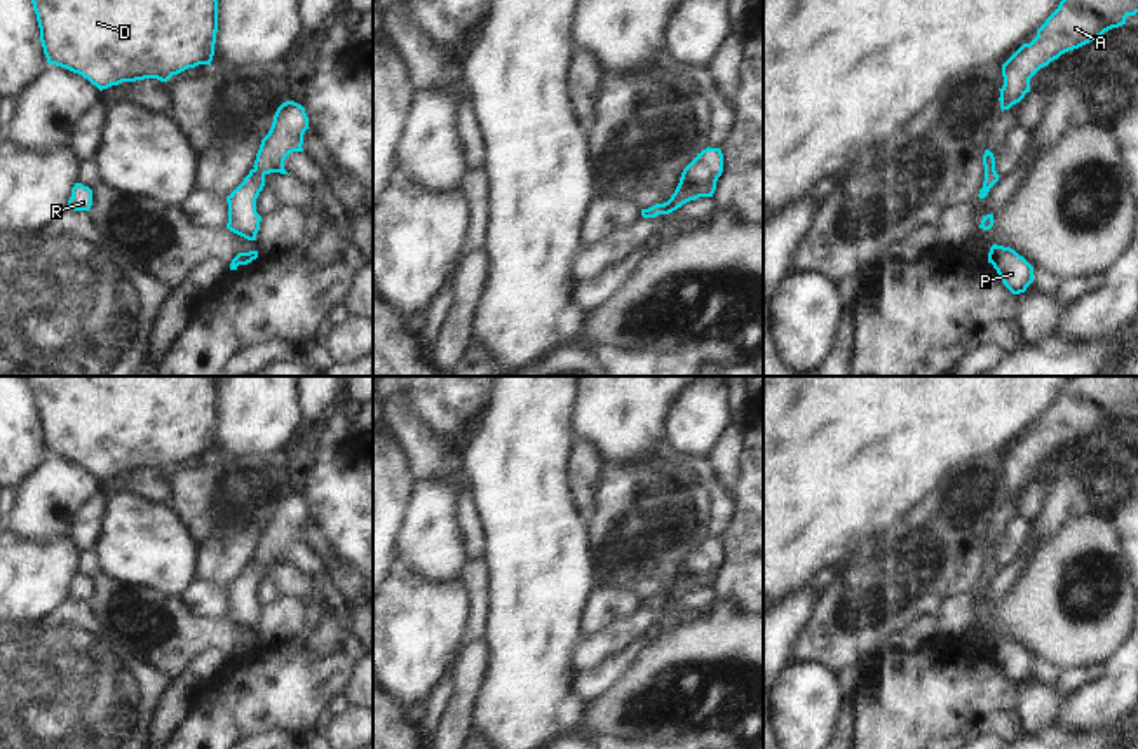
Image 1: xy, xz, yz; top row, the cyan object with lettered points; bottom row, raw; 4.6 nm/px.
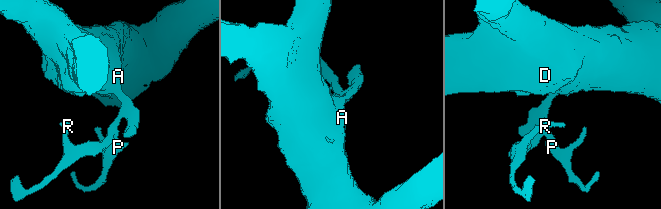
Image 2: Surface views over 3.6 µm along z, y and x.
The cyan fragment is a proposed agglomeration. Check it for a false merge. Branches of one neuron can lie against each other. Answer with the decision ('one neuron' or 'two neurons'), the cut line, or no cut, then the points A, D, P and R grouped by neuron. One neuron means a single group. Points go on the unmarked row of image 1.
one neuron; cut none; groups A D P R

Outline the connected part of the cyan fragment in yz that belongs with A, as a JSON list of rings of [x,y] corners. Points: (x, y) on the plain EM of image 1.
[[[1072,376],[1058,399],[1037,420],[1030,434],[1023,434],[1004,455],[1004,476],[1000,481],[1000,498],[1009,500],[1030,482],[1030,469],[1061,444],[1079,439],[1112,418],[1126,415],[1128,406],[1138,402],[1138,376]]]

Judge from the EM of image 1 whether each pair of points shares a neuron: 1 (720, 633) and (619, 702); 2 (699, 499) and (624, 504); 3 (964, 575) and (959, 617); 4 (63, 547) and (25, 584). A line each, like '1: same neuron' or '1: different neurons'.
1: same neuron
2: same neuron
3: different neurons
4: same neuron

